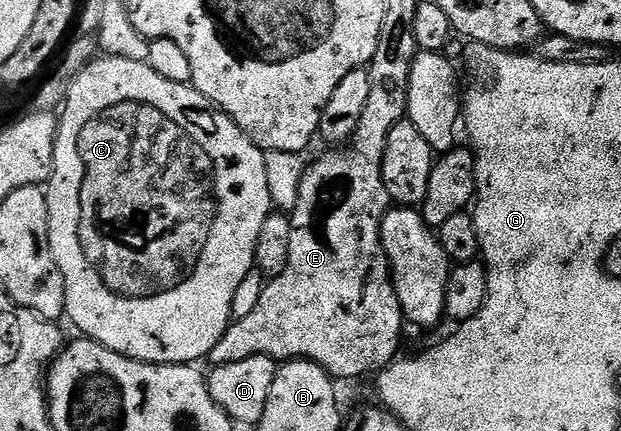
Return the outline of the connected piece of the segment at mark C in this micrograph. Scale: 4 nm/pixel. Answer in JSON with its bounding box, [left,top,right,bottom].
[44,55,272,365]

